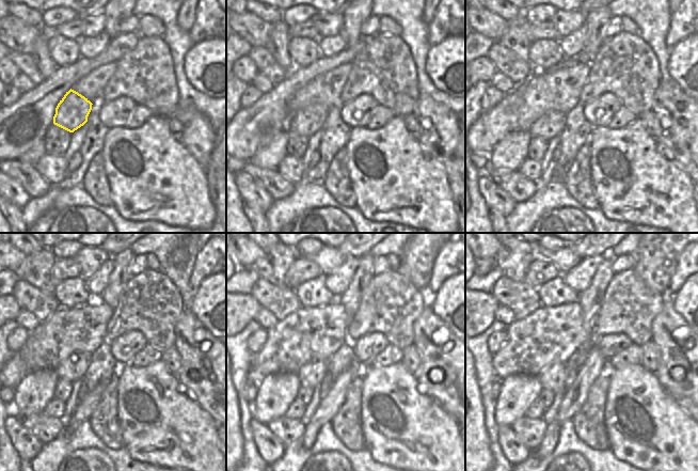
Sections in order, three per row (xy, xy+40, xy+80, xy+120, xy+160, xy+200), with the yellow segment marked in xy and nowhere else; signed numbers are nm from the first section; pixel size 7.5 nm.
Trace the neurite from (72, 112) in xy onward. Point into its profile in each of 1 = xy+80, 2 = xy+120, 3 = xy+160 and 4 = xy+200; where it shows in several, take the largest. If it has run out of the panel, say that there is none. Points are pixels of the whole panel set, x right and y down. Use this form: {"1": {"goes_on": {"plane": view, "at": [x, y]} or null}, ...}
{"1": {"goes_on": {"plane": "xy+80", "at": [552, 124]}}, "2": {"goes_on": {"plane": "xy+120", "at": [74, 367]}}, "3": {"goes_on": {"plane": "xy+160", "at": [312, 374]}}, "4": {"goes_on": {"plane": "xy+200", "at": [554, 377]}}}

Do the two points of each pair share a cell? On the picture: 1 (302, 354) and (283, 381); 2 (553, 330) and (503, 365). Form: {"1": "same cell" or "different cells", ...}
{"1": "different cells", "2": "same cell"}

